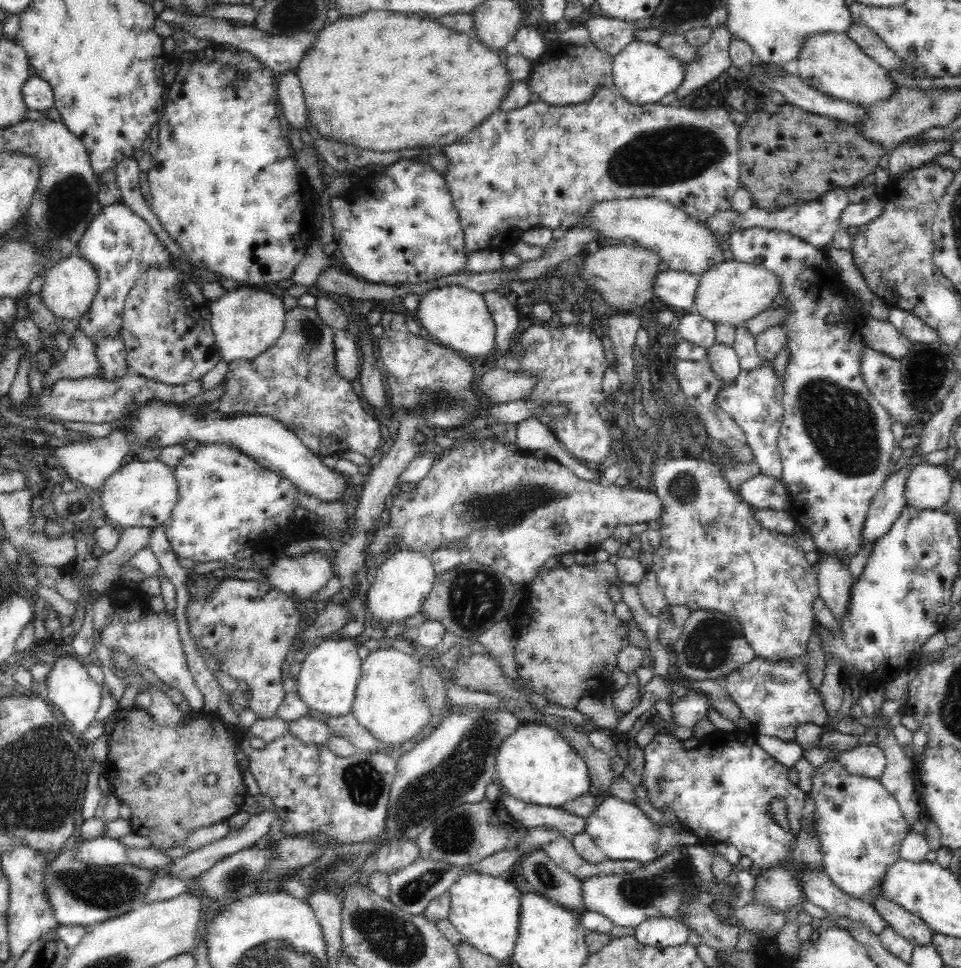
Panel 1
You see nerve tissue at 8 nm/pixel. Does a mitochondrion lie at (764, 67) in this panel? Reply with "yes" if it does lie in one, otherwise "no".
no

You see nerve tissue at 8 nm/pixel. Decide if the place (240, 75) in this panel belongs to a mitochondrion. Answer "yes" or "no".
no

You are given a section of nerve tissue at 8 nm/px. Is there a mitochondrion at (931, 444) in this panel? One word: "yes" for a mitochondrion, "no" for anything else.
no

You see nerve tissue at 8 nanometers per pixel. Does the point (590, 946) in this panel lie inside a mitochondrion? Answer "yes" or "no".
no

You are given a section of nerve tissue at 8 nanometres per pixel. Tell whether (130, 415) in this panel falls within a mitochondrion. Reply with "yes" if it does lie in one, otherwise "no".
no

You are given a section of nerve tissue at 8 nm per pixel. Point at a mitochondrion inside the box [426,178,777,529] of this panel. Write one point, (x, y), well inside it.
(684, 486)

